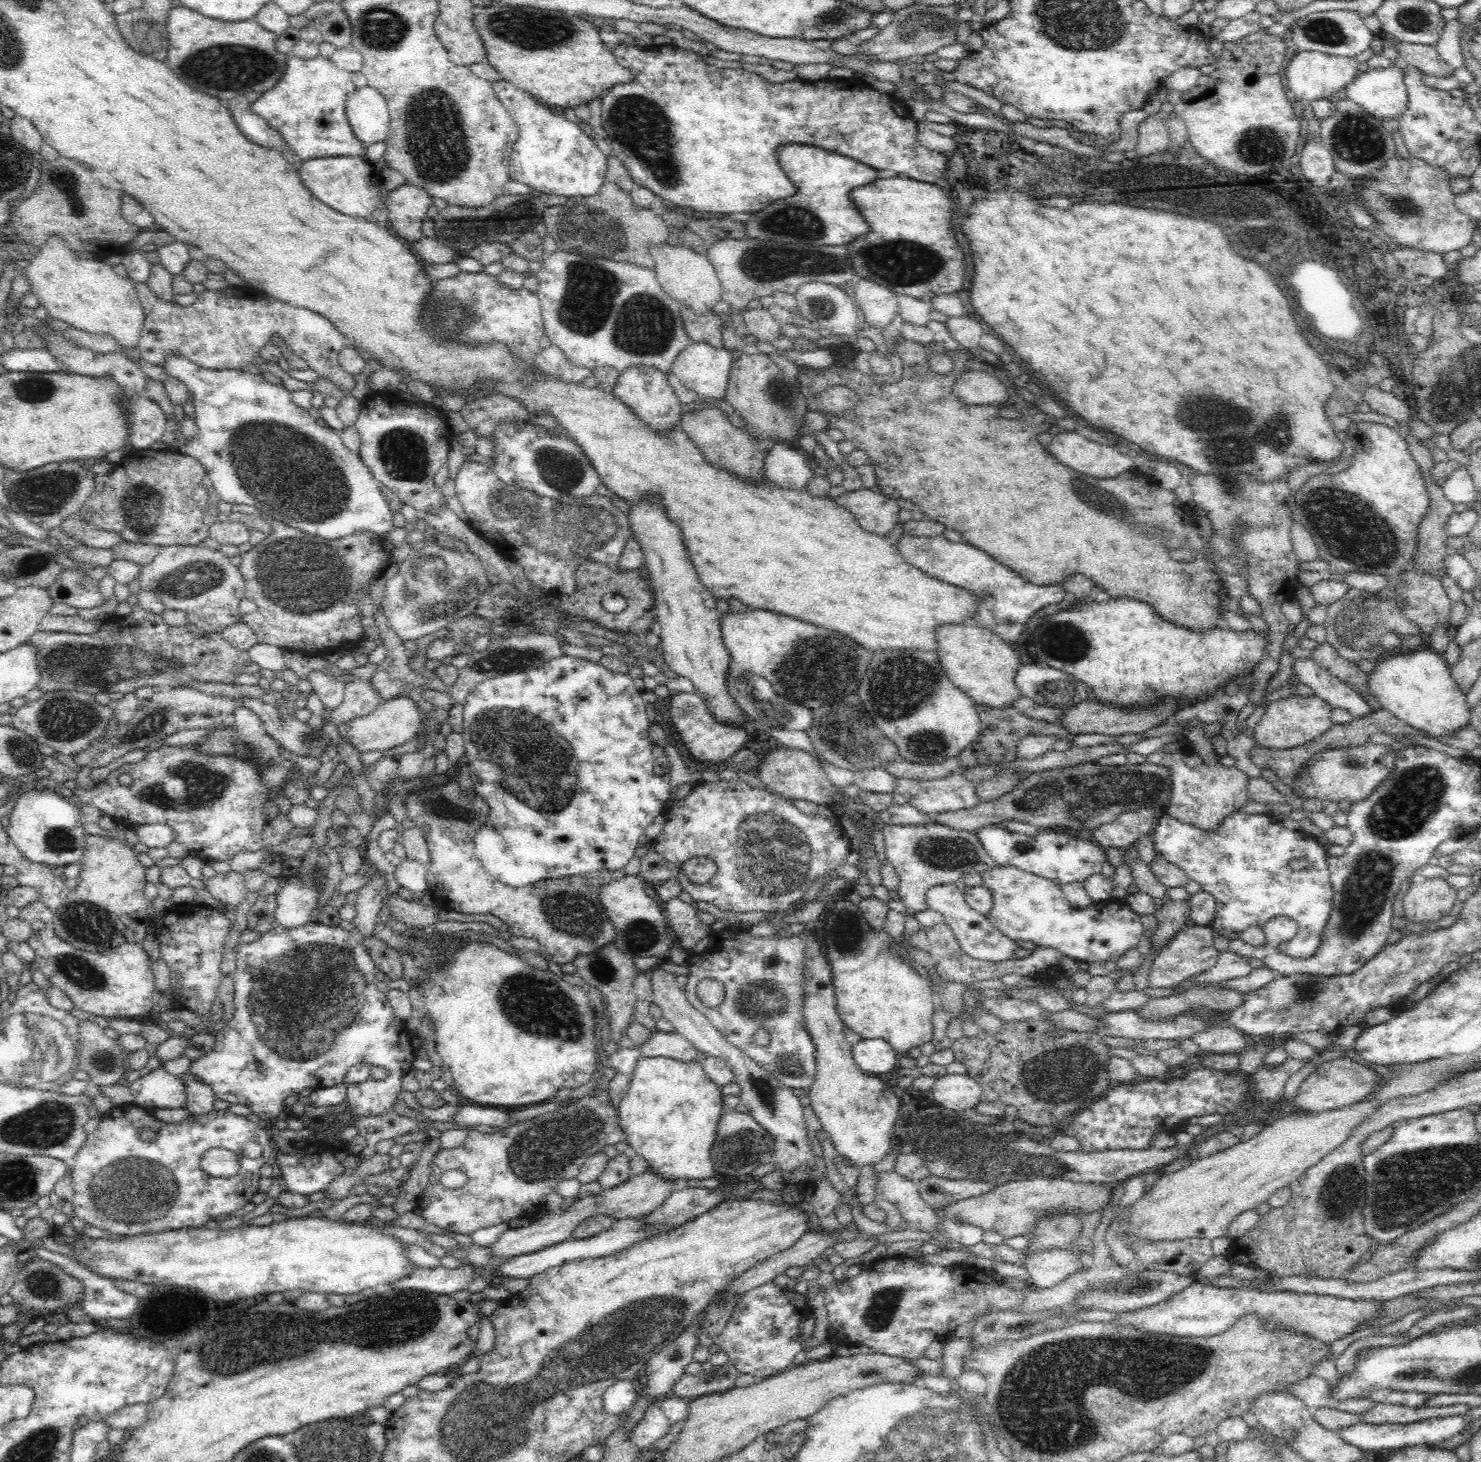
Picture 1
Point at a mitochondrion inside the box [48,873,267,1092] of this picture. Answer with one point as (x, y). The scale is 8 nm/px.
(84, 921)

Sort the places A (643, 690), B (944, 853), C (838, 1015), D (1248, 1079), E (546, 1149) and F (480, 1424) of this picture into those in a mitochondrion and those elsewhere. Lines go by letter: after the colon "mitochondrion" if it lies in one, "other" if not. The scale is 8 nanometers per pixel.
A: other
B: mitochondrion
C: other
D: other
E: mitochondrion
F: mitochondrion

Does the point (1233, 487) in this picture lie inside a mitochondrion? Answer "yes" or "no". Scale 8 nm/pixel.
yes

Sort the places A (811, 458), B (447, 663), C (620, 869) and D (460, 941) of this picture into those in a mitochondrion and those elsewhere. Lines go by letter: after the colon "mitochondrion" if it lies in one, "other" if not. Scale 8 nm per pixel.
A: other
B: other
C: other
D: other

